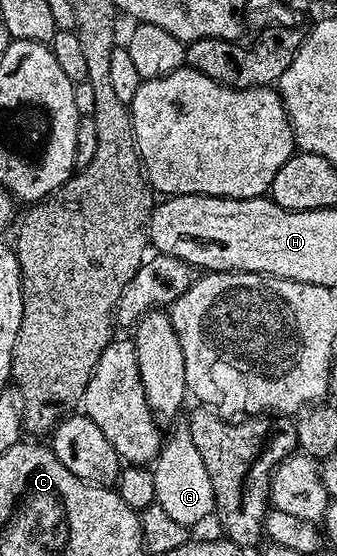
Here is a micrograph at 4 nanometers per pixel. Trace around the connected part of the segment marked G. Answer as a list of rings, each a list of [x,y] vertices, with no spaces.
[[[181,414],[175,418],[171,427],[173,432],[171,436],[166,437],[152,467],[155,501],[165,510],[169,518],[191,528],[202,517],[214,513],[213,484],[205,462],[202,461],[201,454],[193,443],[189,431],[189,418]]]

